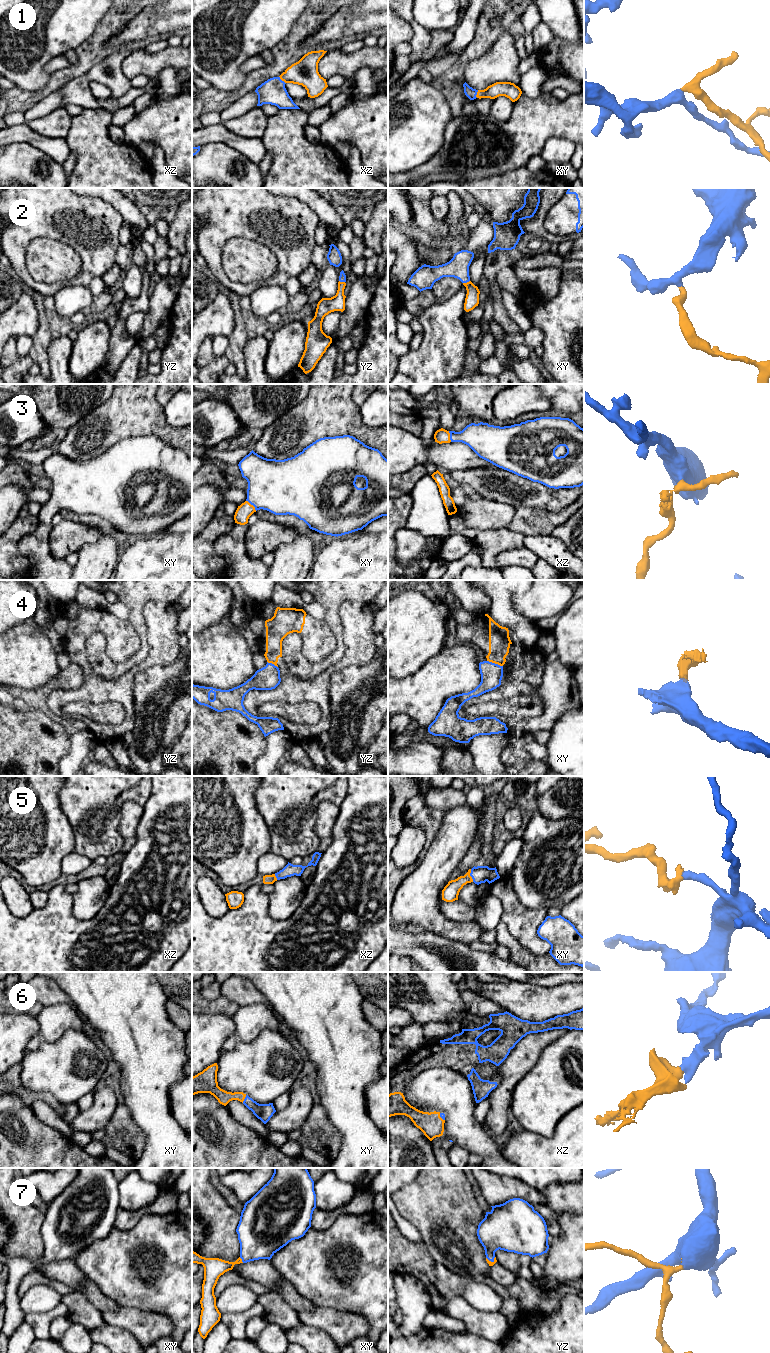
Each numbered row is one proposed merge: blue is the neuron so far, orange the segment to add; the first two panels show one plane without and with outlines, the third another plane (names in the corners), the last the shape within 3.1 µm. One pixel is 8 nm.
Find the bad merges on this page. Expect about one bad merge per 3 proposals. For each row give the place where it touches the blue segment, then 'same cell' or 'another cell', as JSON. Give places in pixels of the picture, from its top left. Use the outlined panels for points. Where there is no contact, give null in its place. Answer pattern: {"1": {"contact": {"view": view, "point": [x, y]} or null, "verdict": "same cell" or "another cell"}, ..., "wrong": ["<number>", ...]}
{"1": {"contact": {"view": "xz", "point": [281, 80]}, "verdict": "same cell"}, "2": {"contact": {"view": "xy", "point": [466, 282]}, "verdict": "same cell"}, "3": {"contact": {"view": "xy", "point": [252, 504]}, "verdict": "same cell"}, "4": {"contact": {"view": "xy", "point": [494, 663]}, "verdict": "another cell"}, "5": {"contact": {"view": "xy", "point": [470, 875]}, "verdict": "same cell"}, "6": {"contact": {"view": "xy", "point": [244, 1099]}, "verdict": "same cell"}, "7": {"contact": {"view": "xy", "point": [242, 1260]}, "verdict": "same cell"}, "wrong": ["4"]}

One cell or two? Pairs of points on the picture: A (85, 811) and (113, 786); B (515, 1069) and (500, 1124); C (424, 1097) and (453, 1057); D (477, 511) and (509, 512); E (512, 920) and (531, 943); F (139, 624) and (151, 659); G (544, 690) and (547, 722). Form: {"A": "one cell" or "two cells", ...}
{"A": "one cell", "B": "one cell", "C": "two cells", "D": "one cell", "E": "one cell", "F": "two cells", "G": "one cell"}

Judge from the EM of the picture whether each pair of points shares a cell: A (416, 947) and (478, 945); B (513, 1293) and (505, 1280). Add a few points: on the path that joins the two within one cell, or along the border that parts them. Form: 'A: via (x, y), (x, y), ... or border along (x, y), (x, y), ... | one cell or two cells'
A: border along (468, 945), (475, 950), (491, 953) | two cells
B: border along (488, 1275), (504, 1286), (509, 1286), (517, 1277) | two cells

